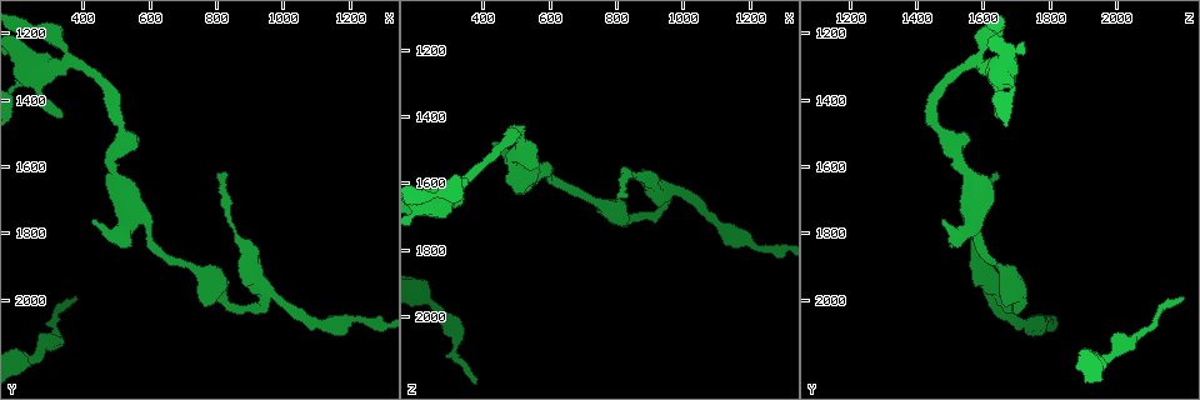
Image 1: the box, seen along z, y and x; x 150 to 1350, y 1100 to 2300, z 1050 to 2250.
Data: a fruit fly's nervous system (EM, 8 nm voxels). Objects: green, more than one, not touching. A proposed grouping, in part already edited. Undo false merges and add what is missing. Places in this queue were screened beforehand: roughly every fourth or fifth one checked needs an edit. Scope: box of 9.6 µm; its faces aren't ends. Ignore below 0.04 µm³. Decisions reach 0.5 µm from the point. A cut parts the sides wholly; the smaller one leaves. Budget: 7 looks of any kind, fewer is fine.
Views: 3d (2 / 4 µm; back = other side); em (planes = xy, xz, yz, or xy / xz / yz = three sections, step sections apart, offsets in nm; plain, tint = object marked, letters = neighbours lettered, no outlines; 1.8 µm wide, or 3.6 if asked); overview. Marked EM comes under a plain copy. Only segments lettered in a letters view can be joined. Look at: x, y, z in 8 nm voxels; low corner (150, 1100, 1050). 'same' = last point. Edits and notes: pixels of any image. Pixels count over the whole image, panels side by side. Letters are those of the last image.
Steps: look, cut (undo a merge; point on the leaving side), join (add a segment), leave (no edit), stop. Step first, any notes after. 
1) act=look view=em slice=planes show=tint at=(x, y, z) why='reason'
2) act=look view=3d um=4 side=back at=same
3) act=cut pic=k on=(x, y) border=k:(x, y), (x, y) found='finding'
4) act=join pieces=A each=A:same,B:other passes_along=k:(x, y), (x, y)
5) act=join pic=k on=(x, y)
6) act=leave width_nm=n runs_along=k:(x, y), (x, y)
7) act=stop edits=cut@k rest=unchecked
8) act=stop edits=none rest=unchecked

act=look view=em slice=planes show=tint at=(430, 1770, 1480) why='branch stops here'

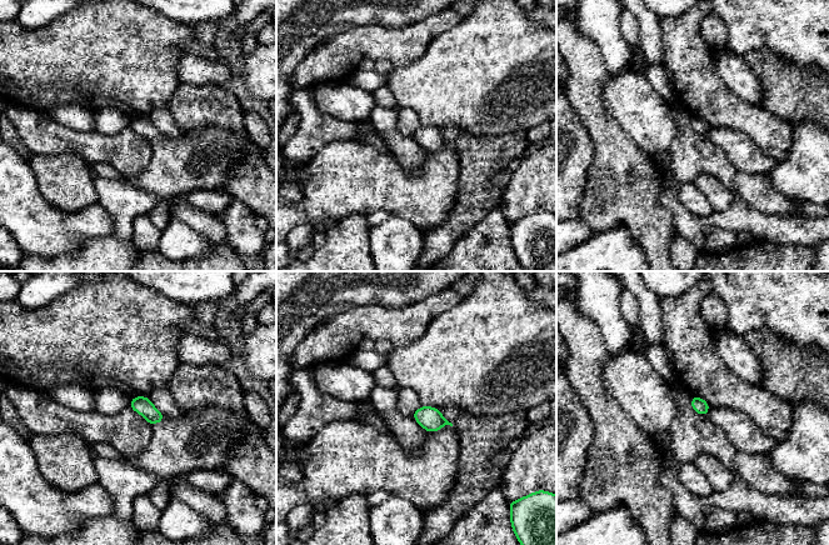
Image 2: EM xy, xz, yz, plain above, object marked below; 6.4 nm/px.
act=look view=em slice=planes show=letters at=same

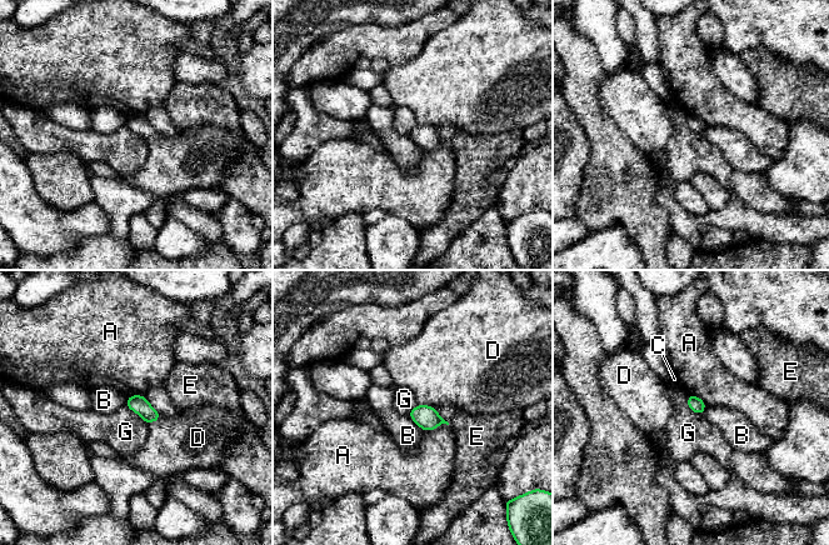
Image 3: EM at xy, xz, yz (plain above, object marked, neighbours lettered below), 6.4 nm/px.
act=leave each=A:other,B:other,C:other,D:other,E:other,G:other found='none of them fits'

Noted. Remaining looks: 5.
act=look view=3d um=4 at=(230, 2190, 1950) why='sudden change in width'

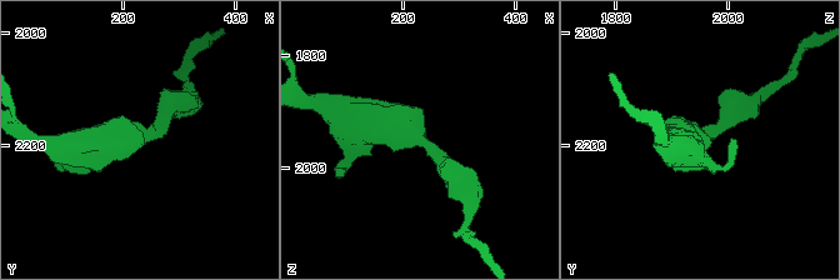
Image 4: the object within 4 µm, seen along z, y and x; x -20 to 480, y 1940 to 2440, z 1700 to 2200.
act=look view=em um=3.6 slice=planes show=tint at=(230, 2180, 1945)

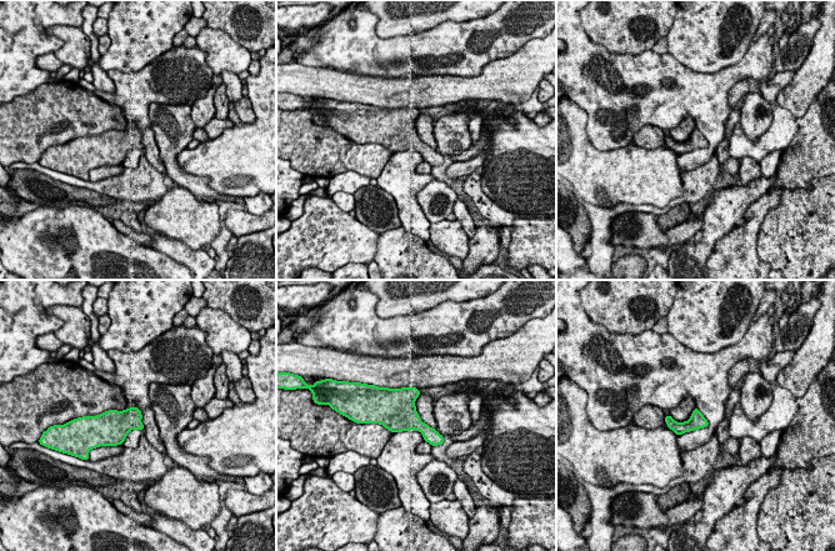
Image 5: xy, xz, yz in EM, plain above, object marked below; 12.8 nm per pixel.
act=look view=em um=3.6 slice=planes show=letters at=same

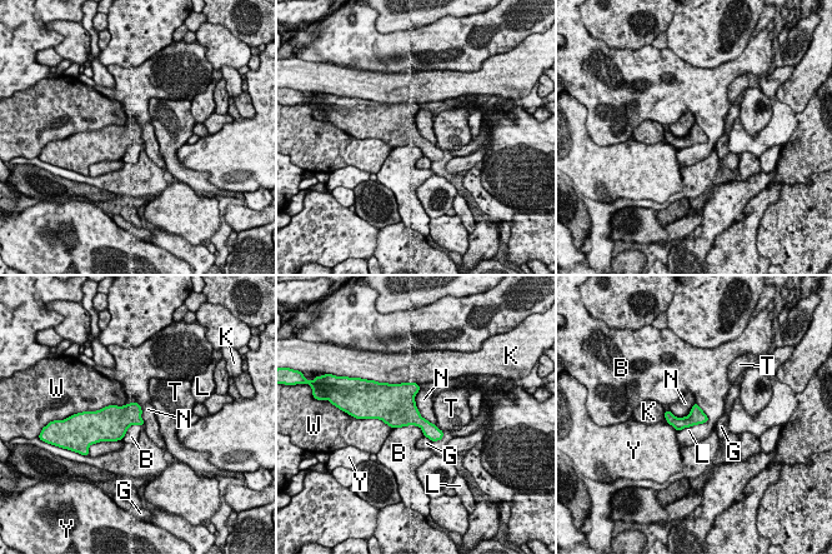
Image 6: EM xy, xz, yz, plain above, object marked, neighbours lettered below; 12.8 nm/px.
act=leave each=B:other,G:other,K:other,L:other,N:other,T:other,W:other,Y:other border=6:(419, 389), (415, 405), (435, 425) found='one cell here'

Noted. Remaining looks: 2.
act=look view=em slice=planes show=letters at=(340, 1450, 1640) why='an open end'

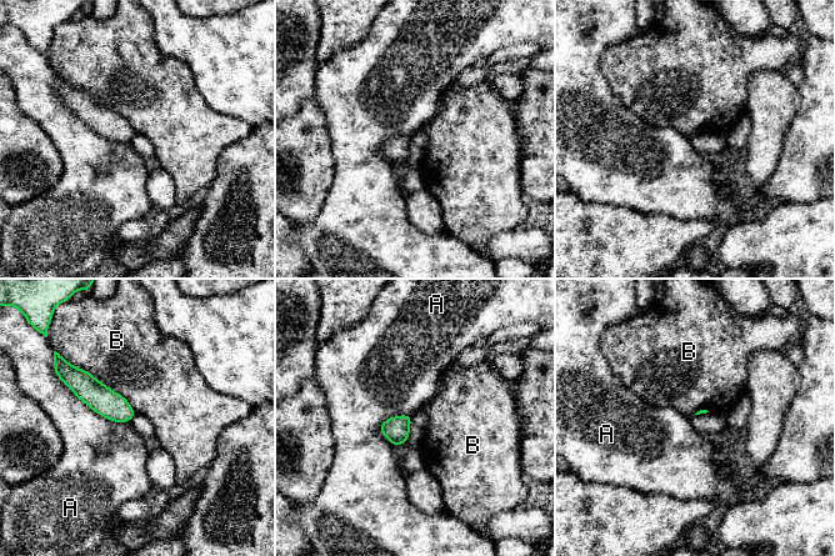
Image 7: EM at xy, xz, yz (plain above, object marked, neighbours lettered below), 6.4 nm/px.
act=leave each=A:other,B:other border=7:(59, 377), (96, 412), (129, 421) found='none of them fits'

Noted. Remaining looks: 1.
act=stop edits=none rest=unchecked

